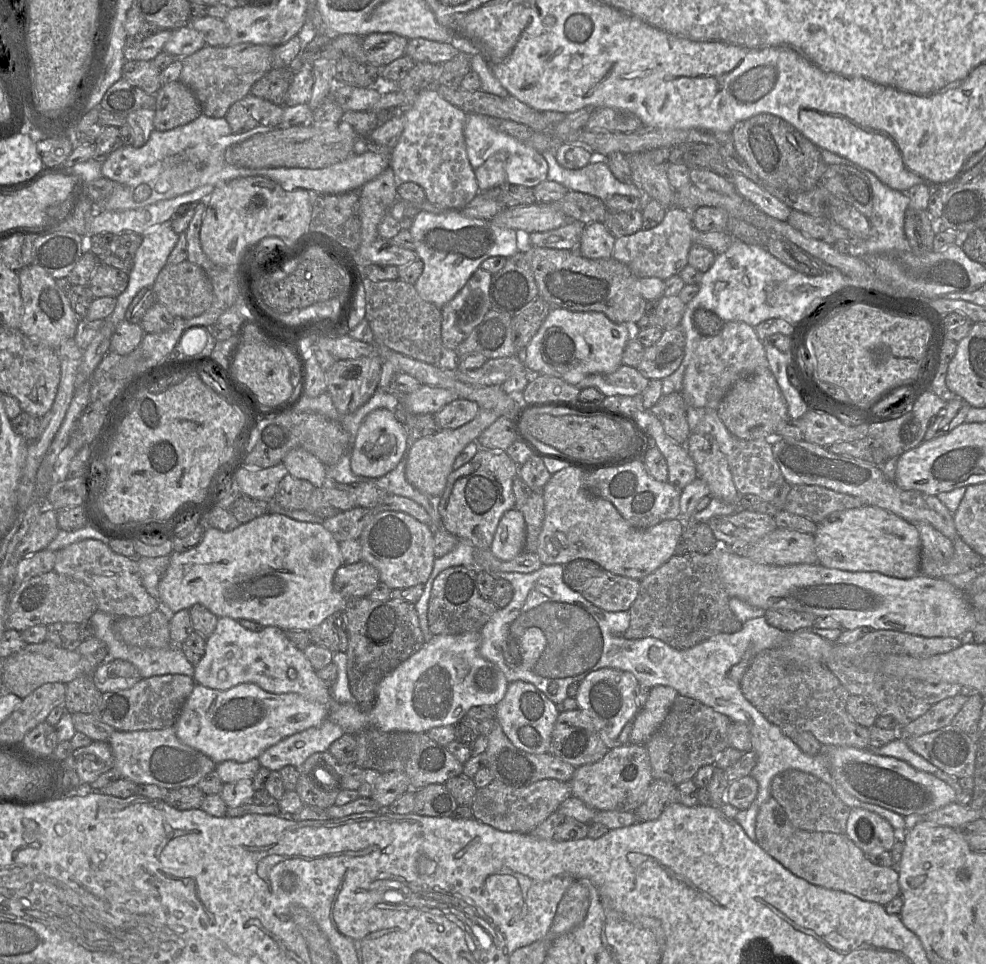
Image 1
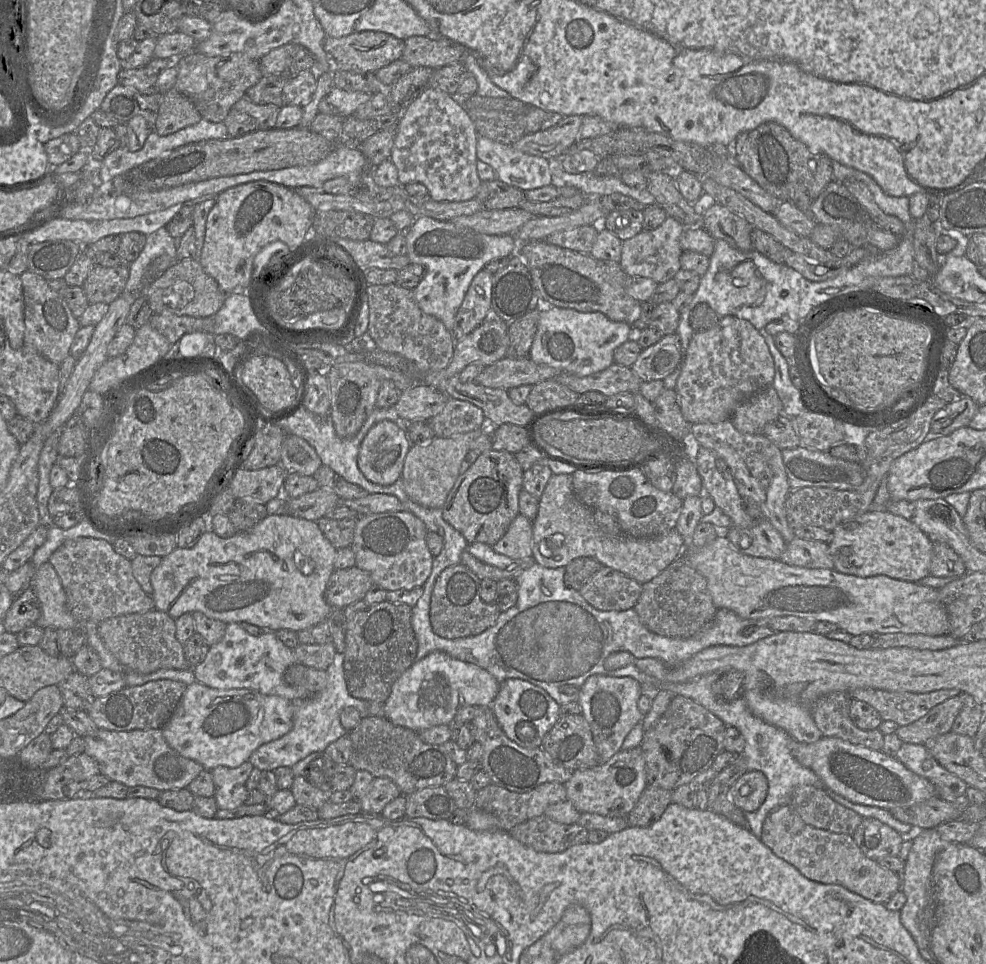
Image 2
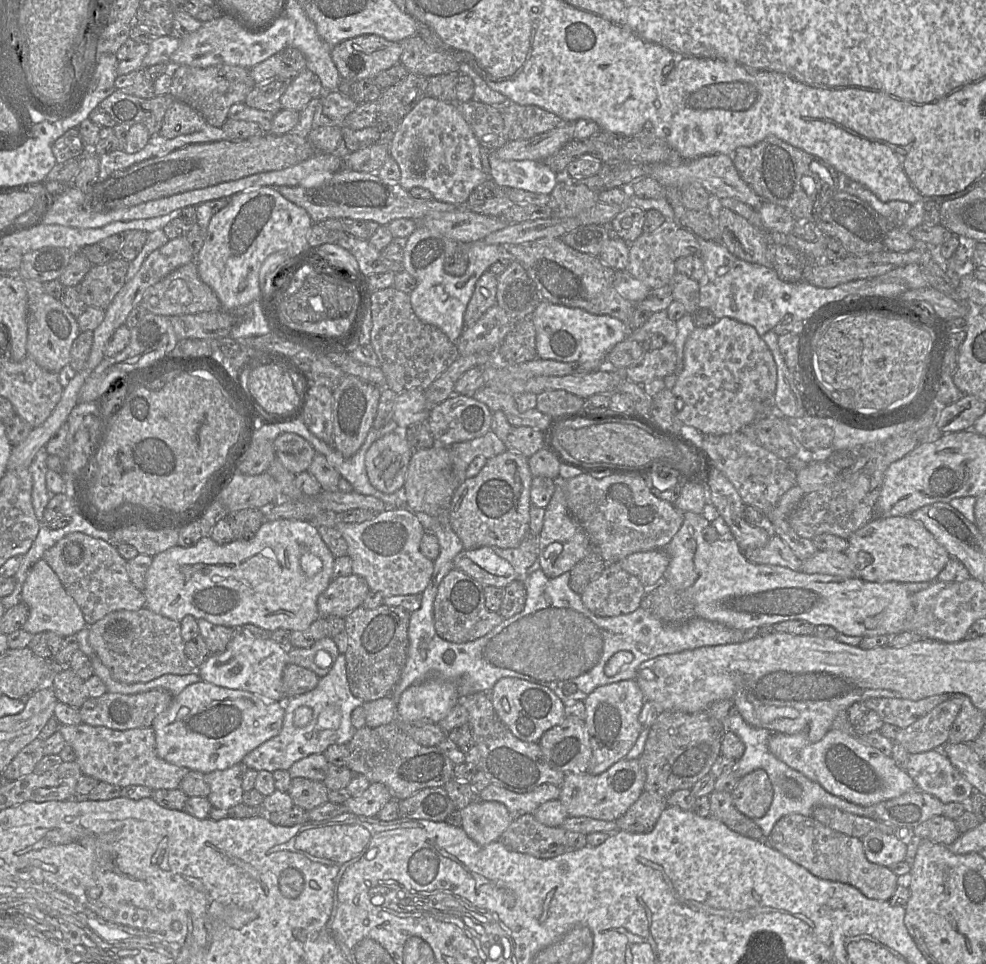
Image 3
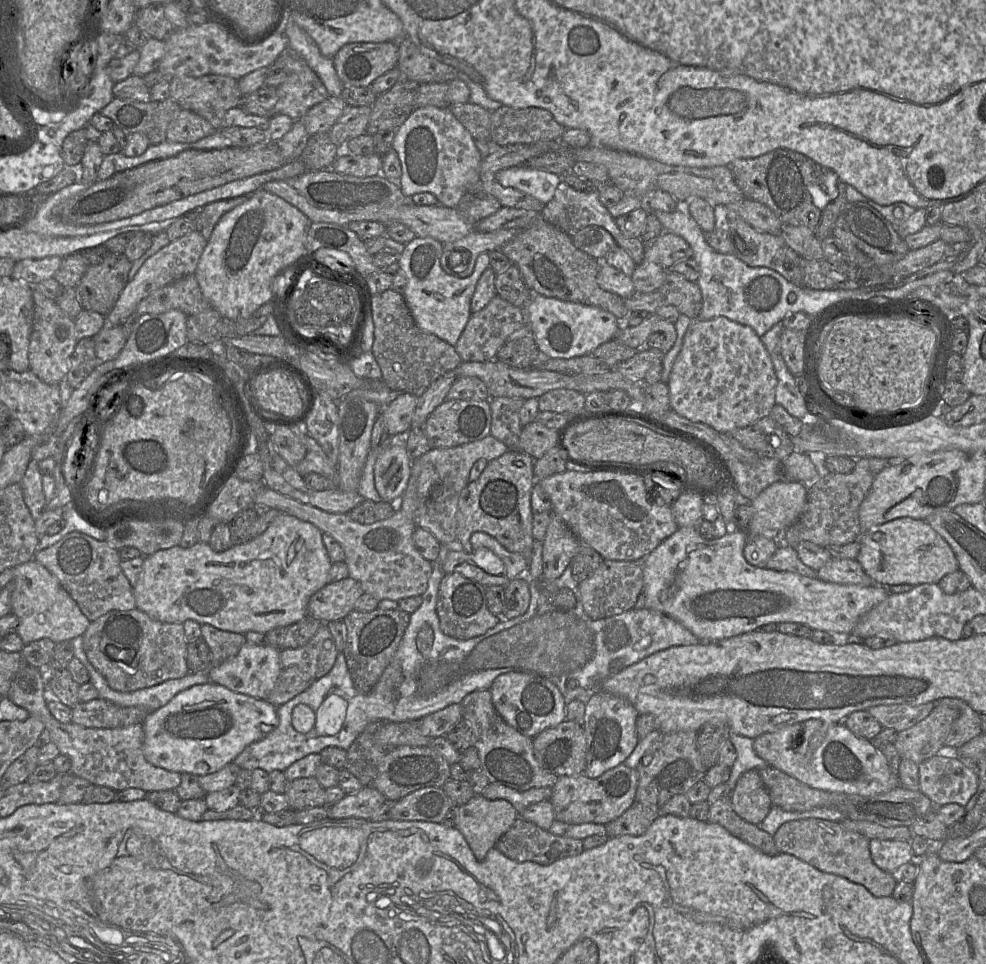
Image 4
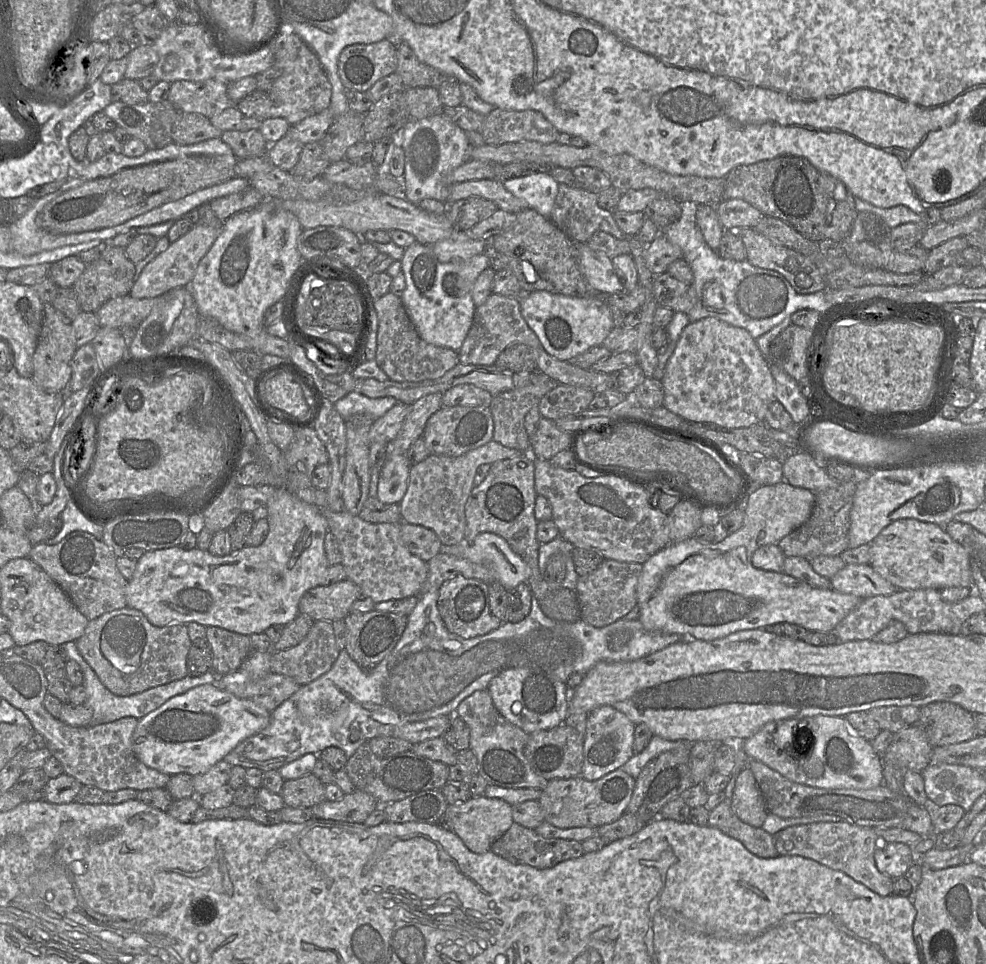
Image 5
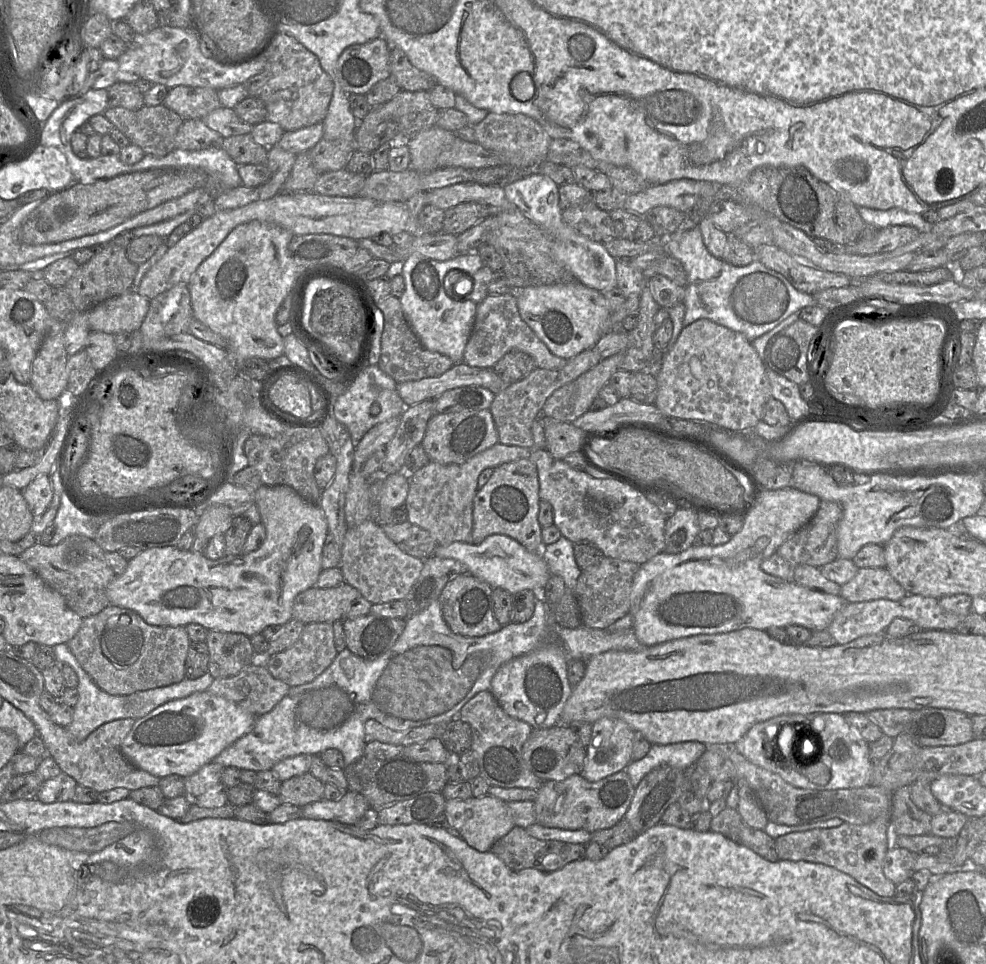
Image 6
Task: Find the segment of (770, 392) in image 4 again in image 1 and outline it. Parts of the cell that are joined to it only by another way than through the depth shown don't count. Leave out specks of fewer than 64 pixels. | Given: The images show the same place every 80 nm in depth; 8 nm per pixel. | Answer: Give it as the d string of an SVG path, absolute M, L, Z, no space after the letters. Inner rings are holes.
M728 321L718 334L700 337L684 373L681 394L687 406L717 410L721 400L735 382L754 374L757 368L768 367L763 342L758 338L755 329L743 321Z

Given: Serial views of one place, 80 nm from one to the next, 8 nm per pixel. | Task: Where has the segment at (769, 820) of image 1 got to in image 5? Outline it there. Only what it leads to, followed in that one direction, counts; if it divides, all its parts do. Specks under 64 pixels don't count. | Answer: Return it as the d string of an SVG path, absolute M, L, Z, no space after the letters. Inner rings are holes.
M845 821L820 822L789 826L777 832L773 838L781 856L801 856L814 860L845 873L880 896L892 894L894 879L881 873L875 864L874 852L880 839L872 827L851 825Z

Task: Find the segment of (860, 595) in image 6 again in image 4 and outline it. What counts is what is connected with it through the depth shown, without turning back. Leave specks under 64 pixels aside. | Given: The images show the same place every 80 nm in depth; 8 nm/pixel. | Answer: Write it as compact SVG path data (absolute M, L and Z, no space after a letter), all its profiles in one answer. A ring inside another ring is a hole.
M832 557L816 572L818 578L827 582L861 586L876 584L856 559Z

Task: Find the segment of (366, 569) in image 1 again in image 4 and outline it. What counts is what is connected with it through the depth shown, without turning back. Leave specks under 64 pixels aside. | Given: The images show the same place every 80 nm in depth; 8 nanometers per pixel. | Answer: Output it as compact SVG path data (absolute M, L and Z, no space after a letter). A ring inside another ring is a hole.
M350 577L331 582L310 597L308 615L323 623L343 620L363 594L360 583Z

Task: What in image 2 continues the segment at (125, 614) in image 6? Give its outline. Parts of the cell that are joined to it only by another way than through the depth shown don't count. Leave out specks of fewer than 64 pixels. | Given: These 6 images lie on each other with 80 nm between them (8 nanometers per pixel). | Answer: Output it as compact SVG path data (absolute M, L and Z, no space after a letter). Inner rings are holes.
M157 609L108 618L98 624L97 632L105 647L120 663L138 673L191 667L184 655L183 644L176 638L175 619Z

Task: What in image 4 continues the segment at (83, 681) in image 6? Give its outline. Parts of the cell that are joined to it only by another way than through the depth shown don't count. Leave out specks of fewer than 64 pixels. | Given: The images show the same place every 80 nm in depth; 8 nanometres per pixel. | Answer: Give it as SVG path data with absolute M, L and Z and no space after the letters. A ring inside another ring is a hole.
M83 636L71 640L73 655L87 669L90 682L98 691L99 698L108 700L122 707L136 706L153 712L167 704L175 695L194 685L210 682L207 672L189 673L182 678L166 680L160 684L135 690L120 692L109 687L104 677L89 662L83 649Z

